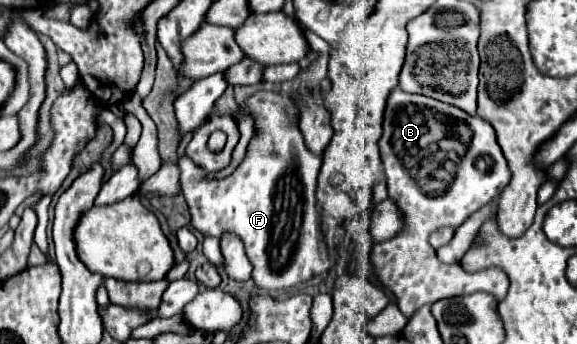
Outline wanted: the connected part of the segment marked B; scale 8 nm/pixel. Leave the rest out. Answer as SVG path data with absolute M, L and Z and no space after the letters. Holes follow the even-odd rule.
M395 88L387 100L379 148L387 176L387 192L403 212L405 232L393 240L375 244L371 262L379 282L395 294L401 312L411 316L423 304L435 304L443 298L479 290L491 292L497 300L503 300L509 280L501 270L491 268L471 274L457 264L443 264L427 240L429 234L441 226L459 228L473 212L497 198L509 184L511 170L497 144L493 126L457 106ZM479 158L487 162L485 170L475 166Z

